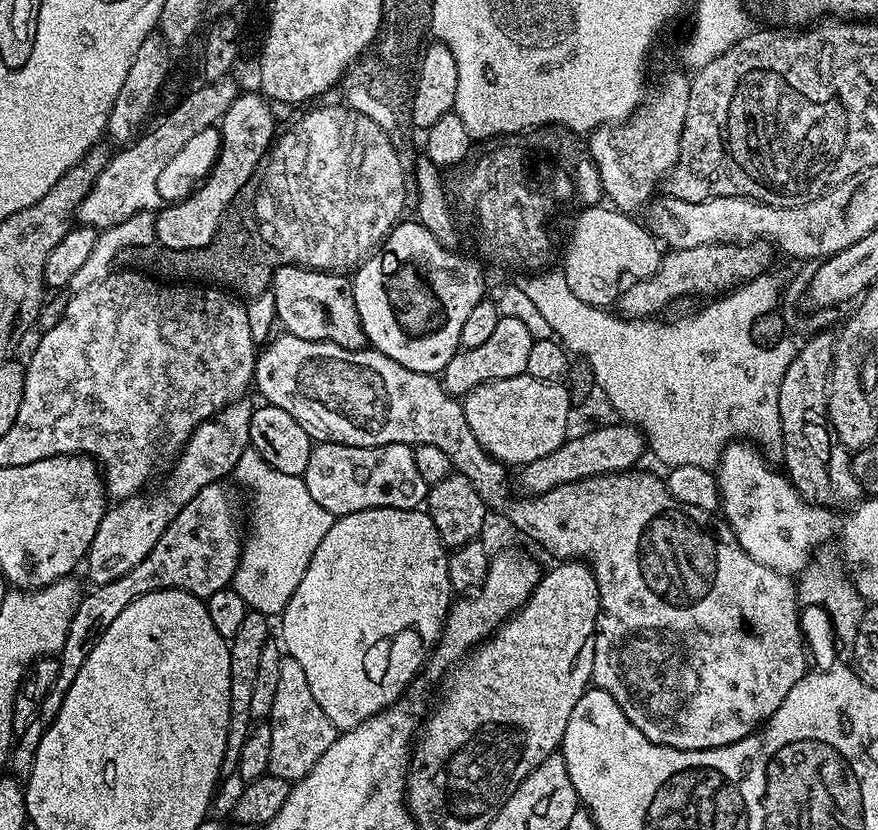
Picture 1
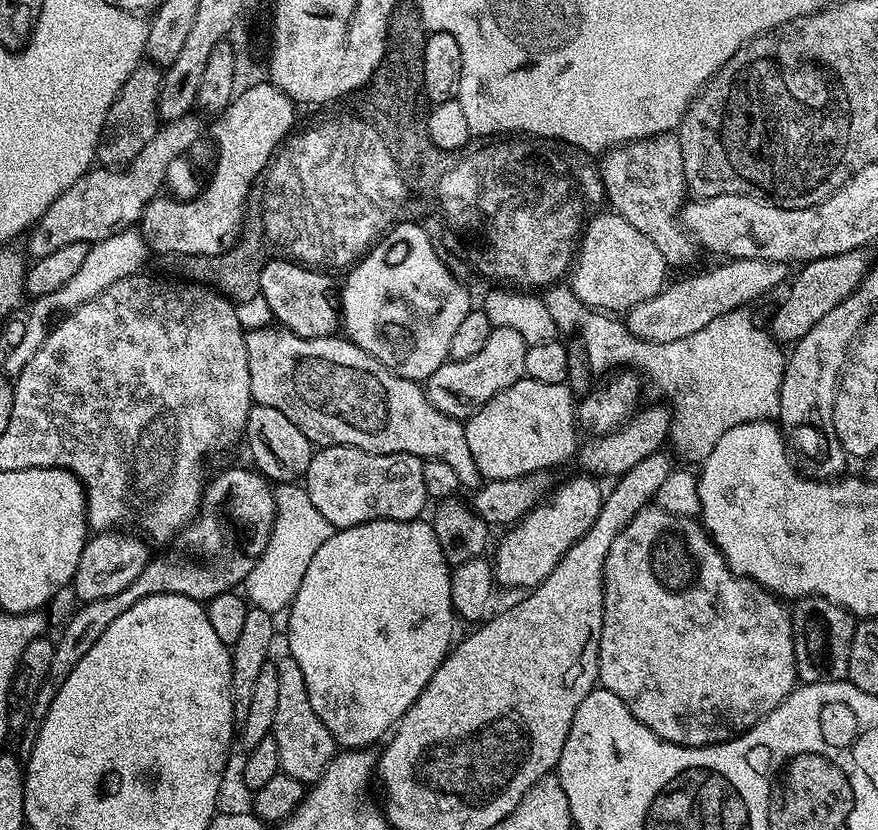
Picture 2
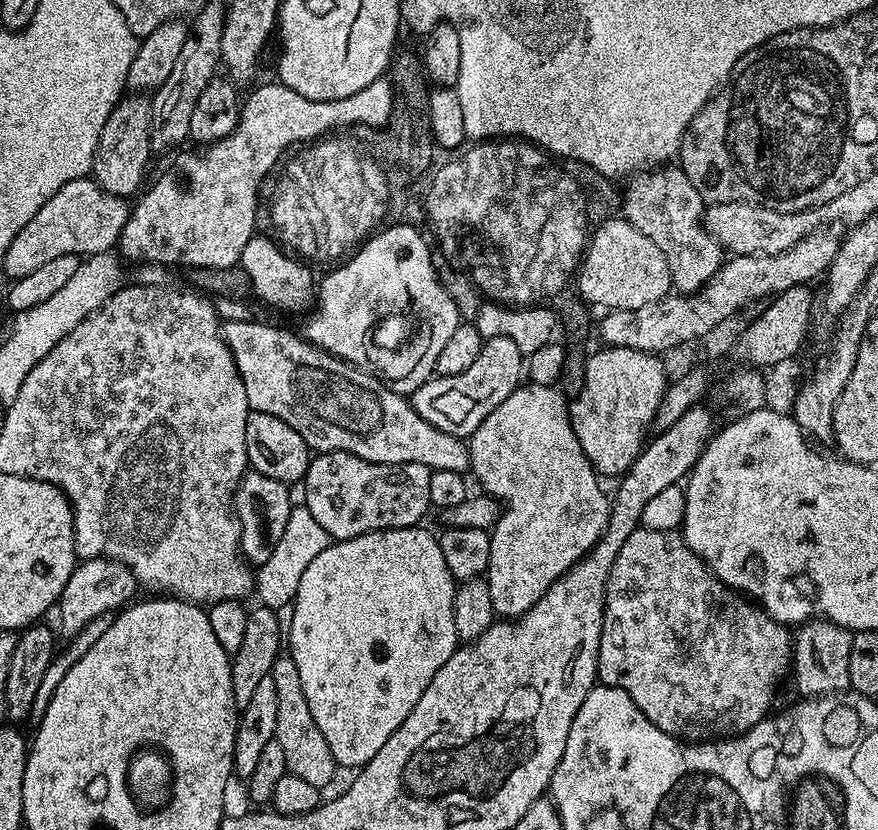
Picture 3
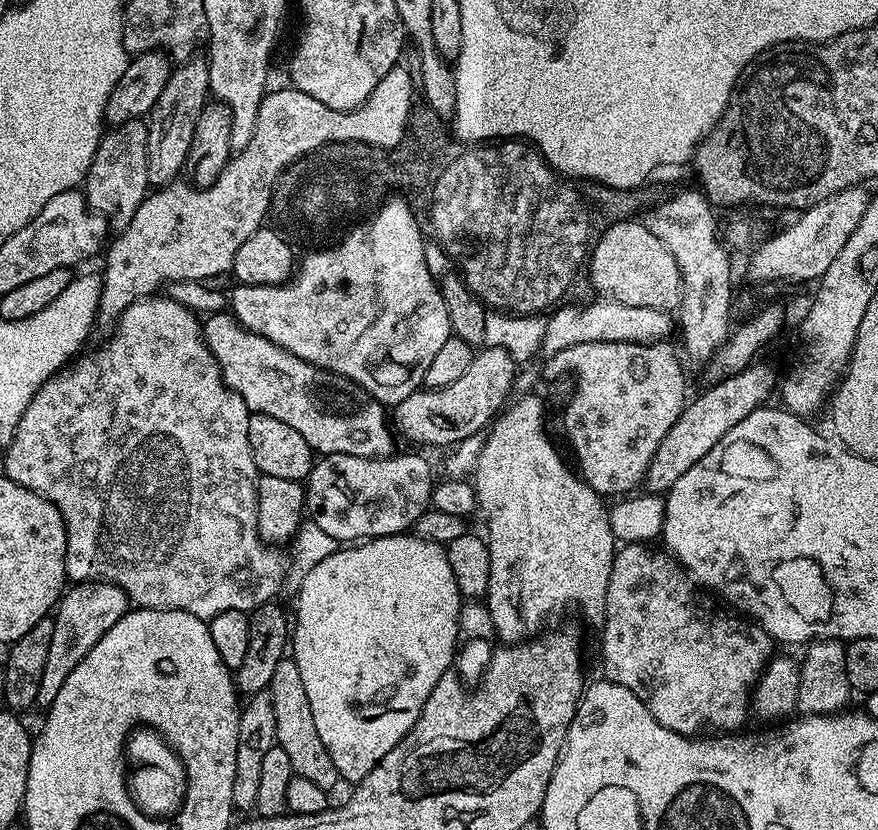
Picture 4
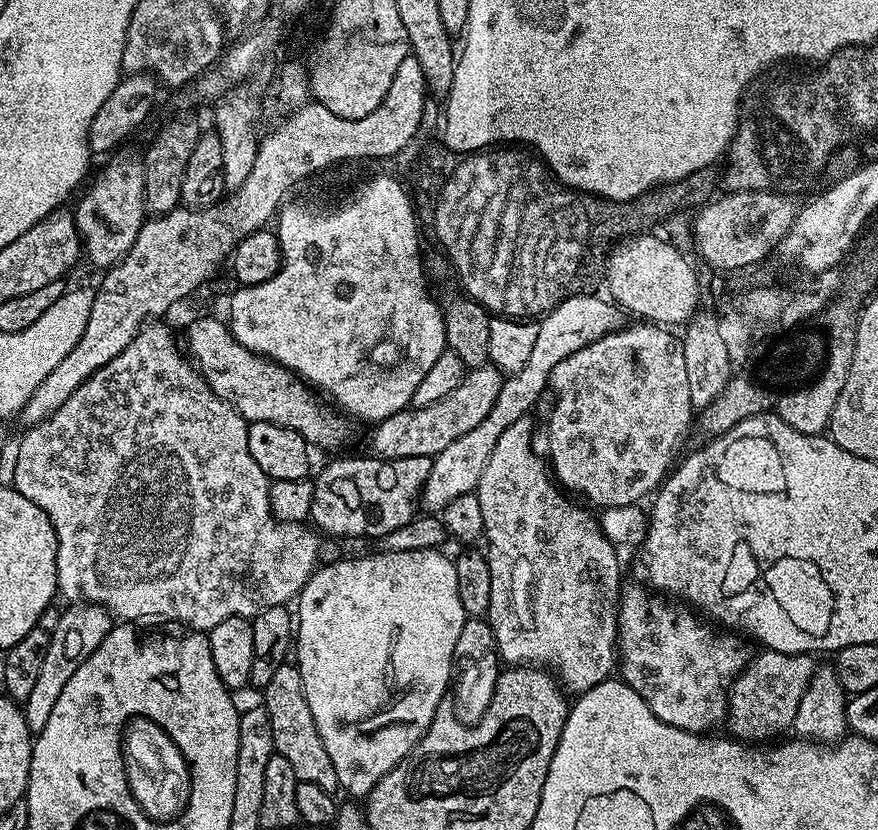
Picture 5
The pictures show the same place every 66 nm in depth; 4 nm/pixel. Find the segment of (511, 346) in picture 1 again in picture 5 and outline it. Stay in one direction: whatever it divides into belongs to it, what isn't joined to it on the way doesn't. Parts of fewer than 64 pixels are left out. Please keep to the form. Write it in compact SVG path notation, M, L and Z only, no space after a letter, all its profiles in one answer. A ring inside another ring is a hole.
M491 362L481 368L471 369L465 375L462 386L458 386L458 390L453 390L451 394L446 394L446 398L425 408L406 407L398 414L390 414L390 418L379 421L373 427L376 429L372 432L372 441L369 442L367 451L377 460L438 455L446 450L446 446L450 446L450 442L458 442L462 434L474 430L474 426L478 426L482 418L490 414L490 406L494 406L505 379L505 373Z

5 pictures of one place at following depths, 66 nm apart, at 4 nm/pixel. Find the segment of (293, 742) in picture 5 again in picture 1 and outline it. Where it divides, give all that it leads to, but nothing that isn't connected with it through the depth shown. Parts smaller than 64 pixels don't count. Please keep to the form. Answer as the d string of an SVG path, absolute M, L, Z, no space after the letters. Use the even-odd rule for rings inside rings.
M287 654L281 655L278 662L278 691L274 694L274 706L270 717L270 766L271 775L289 782L302 779L314 768L314 762L330 750L336 741L338 729L326 718L322 706L310 691L310 681L299 662Z

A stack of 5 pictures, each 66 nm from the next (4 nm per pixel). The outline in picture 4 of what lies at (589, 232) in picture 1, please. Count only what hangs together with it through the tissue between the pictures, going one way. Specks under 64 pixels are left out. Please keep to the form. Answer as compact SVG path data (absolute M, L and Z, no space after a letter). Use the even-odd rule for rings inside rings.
M629 218L609 223L609 228L600 236L600 241L593 243L590 252L596 255L593 265L593 275L591 282L593 289L601 297L617 300L626 306L650 306L651 308L663 308L672 310L680 303L680 271L674 262L674 254L662 246L654 234L650 234L648 227L639 219Z

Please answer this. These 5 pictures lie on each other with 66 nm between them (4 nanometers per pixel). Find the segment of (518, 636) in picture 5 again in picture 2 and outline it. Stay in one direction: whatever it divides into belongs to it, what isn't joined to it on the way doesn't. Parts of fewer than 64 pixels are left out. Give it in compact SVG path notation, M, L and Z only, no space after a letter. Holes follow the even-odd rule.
M522 379L506 386L463 421L466 442L481 477L509 480L531 472L556 470L578 452L578 404L567 383ZM576 474L573 480L568 480L564 485L553 487L550 495L541 500L536 507L529 510L515 526L509 527L508 532L500 540L494 555L494 580L497 585L504 588L524 588L531 590L544 581L547 576L558 566L558 562L564 557L572 546L577 544L583 536L594 526L594 522L600 513L602 503L602 488L595 479L587 474Z

